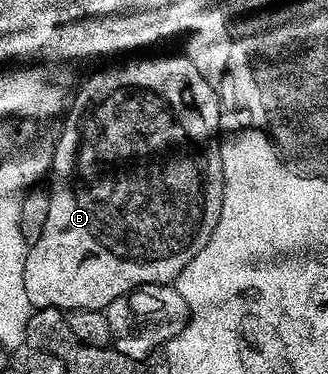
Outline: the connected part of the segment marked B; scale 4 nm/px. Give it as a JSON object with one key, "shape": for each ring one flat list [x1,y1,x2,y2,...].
{"shape":[[142,58,139,62,126,62,123,66,114,66,111,70,102,70,94,74,82,87,77,87,68,109,65,111,66,123,62,126,62,135,57,135,54,143,54,161,49,175,48,221,44,223,44,232,26,251,24,264,24,292,28,292,31,307,54,306,63,312,67,310,105,311,112,300,124,296,137,286,160,286,173,283,184,272,184,268,204,248,220,220,222,207,222,152,219,139,214,133,220,130,220,104,218,92,210,85,204,75,192,64,189,58]]}

